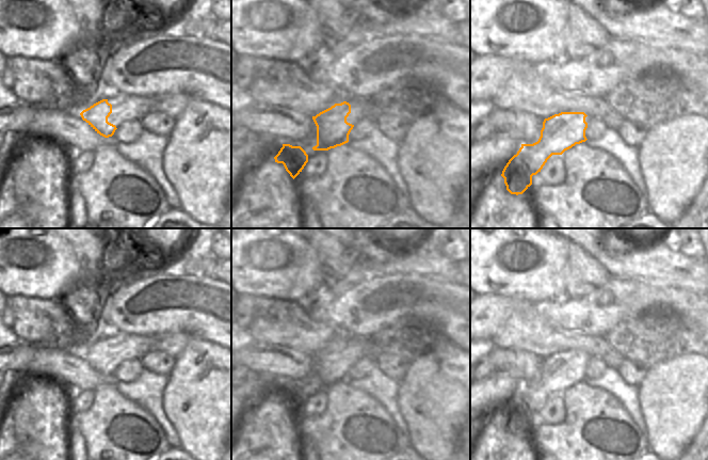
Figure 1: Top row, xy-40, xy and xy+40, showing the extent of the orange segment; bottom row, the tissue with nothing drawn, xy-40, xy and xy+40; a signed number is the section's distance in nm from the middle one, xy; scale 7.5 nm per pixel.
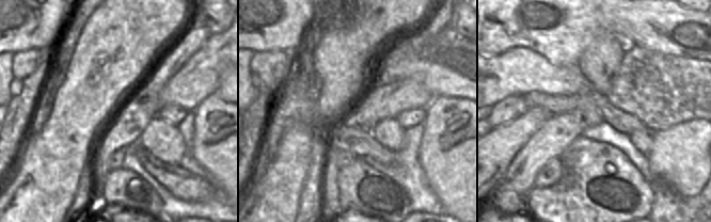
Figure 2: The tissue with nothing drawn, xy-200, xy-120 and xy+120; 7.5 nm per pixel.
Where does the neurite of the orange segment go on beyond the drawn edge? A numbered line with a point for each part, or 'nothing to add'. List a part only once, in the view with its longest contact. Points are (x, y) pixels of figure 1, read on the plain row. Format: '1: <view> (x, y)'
1: xy-40 (125, 347)

